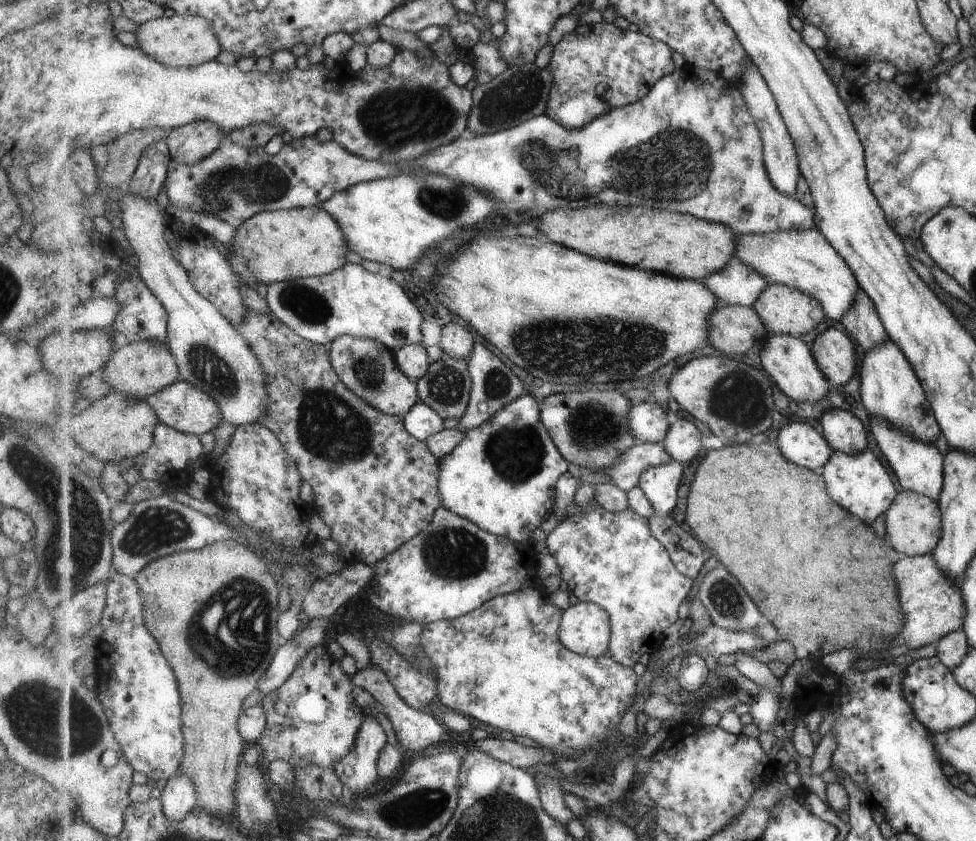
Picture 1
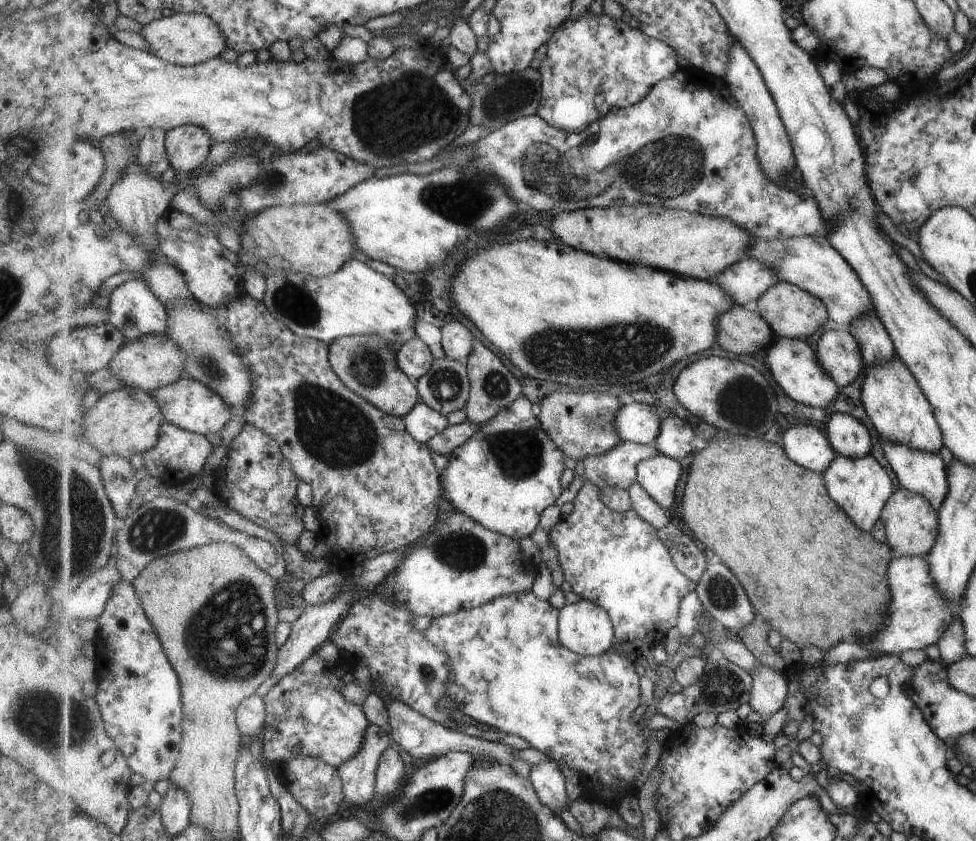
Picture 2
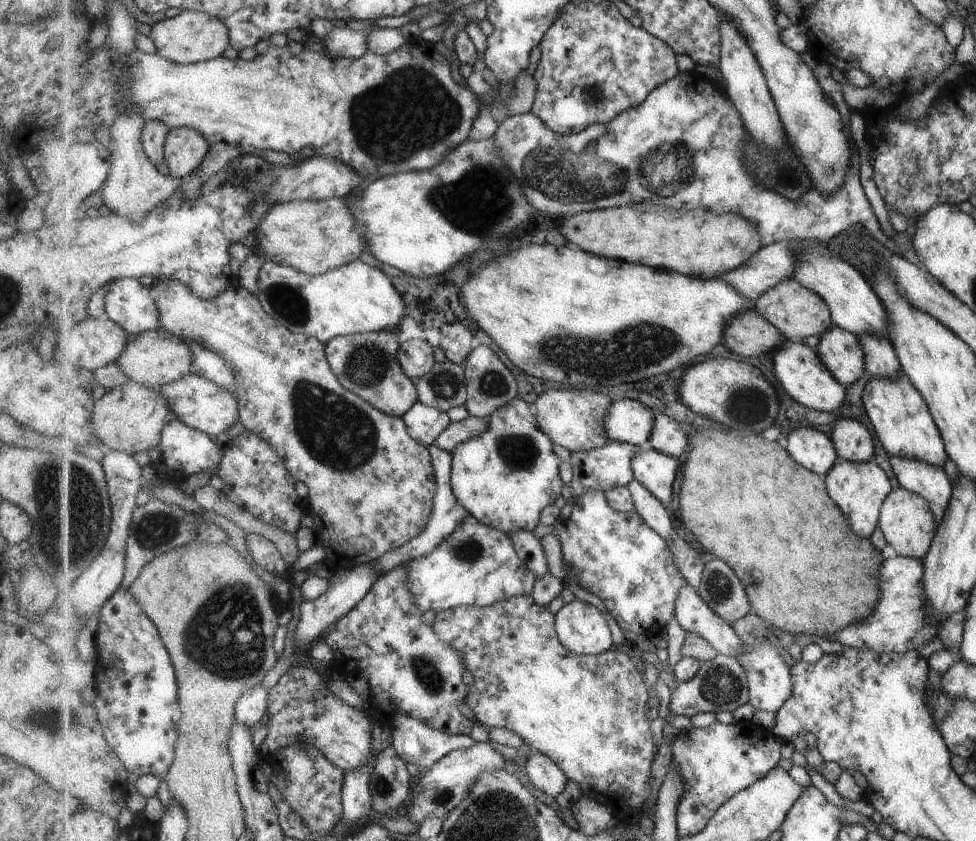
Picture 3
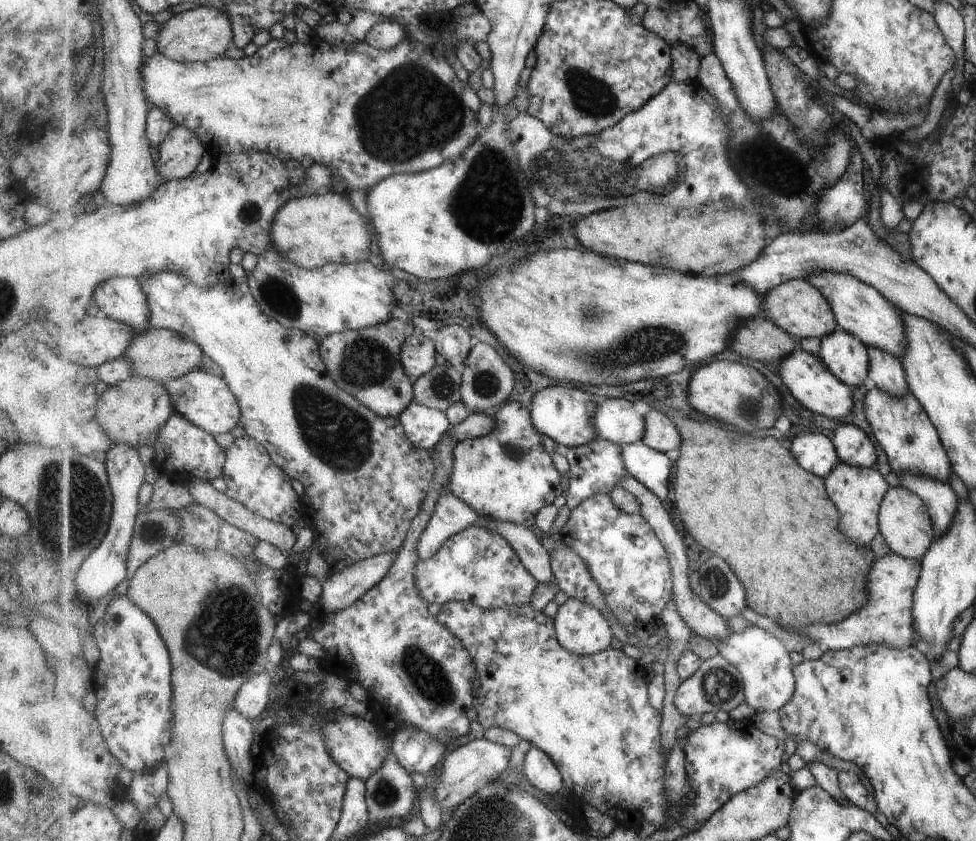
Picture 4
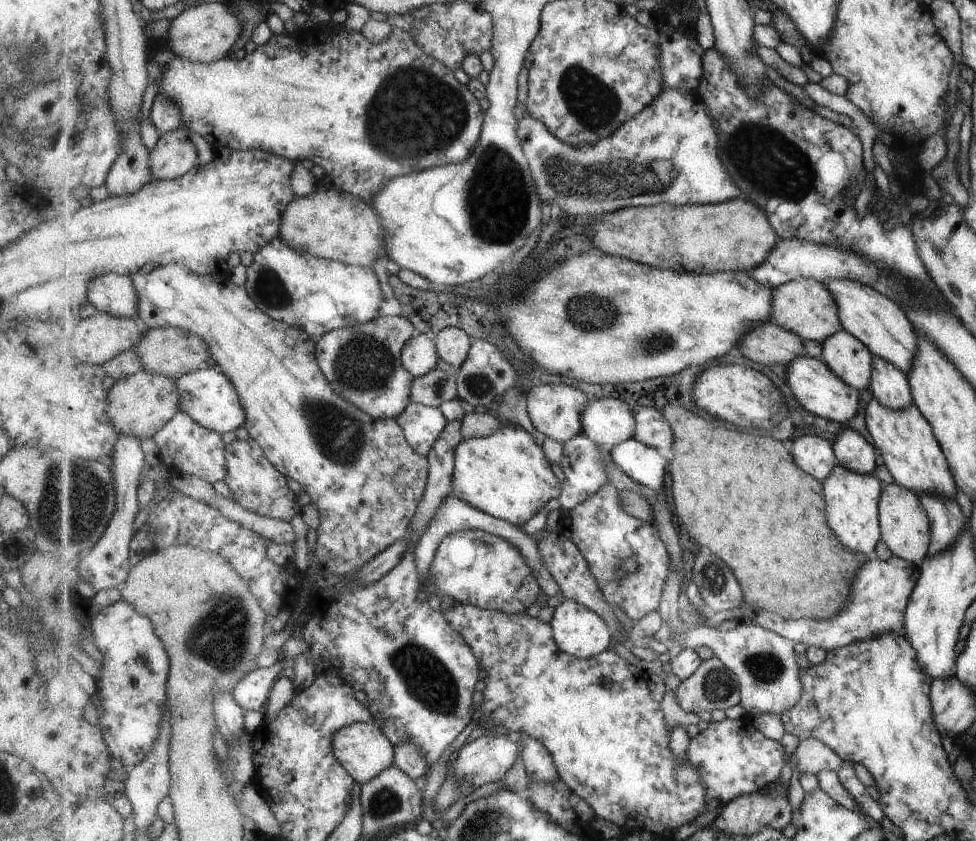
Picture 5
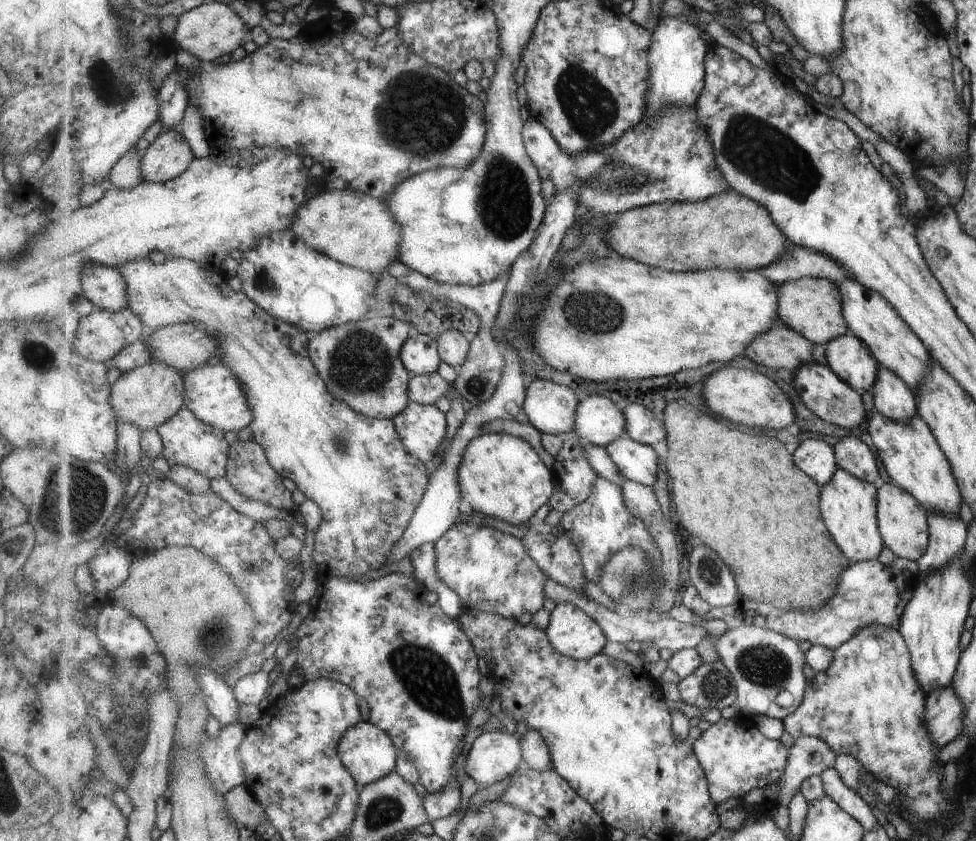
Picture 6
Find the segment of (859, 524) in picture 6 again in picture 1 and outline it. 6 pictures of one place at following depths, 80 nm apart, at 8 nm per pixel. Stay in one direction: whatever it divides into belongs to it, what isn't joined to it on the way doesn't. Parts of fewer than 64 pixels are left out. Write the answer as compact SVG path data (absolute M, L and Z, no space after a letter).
M866 447L863 452L857 454L835 451L820 473L825 477L829 494L837 500L837 504L849 508L849 512L853 512L870 526L881 512L888 510L895 496L895 486L889 474L881 466L881 462L873 456L873 452Z

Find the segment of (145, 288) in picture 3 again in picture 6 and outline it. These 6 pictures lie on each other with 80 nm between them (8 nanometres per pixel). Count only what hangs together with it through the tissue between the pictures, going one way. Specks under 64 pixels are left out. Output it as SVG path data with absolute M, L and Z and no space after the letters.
M89 265L82 276L86 307L113 312L129 308L128 282L118 269L105 265Z

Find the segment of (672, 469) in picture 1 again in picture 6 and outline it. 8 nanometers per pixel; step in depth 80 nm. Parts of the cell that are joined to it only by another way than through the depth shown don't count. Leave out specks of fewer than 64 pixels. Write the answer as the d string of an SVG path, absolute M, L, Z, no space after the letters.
M621 436L608 444L606 449L627 480L648 487L657 482L659 454L653 446L637 442L629 436Z

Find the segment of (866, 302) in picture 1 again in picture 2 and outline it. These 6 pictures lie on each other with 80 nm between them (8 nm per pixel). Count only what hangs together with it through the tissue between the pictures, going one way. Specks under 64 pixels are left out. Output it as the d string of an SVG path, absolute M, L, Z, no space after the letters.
M873 311L855 319L849 326L849 332L860 341L865 369L893 358L895 346Z

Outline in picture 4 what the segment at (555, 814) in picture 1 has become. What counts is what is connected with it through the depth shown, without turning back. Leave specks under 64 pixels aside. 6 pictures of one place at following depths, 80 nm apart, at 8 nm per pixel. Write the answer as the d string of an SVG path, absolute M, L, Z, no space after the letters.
M532 747L525 756L523 768L528 781L544 793L555 795L565 789L560 768L544 750Z

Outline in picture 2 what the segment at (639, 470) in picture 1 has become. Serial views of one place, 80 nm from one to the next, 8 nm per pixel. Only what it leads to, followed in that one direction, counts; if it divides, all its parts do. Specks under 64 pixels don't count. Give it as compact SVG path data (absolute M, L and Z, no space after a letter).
M625 441L600 457L586 457L577 462L575 472L584 482L593 482L599 488L619 487L629 489L637 482L638 465L645 459L661 456L660 450L651 443Z

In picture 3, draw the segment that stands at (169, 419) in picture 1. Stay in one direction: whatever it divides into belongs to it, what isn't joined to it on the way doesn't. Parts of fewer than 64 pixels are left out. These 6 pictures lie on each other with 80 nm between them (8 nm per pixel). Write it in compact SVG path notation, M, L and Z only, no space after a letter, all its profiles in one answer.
M193 372L160 387L159 392L168 400L168 406L175 418L181 419L193 428L213 434L213 436L225 432L231 424L235 424L235 421L239 420L240 408L237 396Z

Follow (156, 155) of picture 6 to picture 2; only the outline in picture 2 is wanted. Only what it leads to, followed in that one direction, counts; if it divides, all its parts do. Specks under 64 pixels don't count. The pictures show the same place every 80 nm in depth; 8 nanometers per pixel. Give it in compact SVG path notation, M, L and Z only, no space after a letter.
M181 125L166 131L166 147L173 172L197 171L207 160L214 143L212 134L199 125Z

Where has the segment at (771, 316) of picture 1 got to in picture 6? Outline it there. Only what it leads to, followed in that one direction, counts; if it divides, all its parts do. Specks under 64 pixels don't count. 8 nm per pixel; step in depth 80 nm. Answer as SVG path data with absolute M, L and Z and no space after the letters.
M803 277L778 285L780 303L779 321L806 336L812 343L828 344L835 337L851 332L842 312L842 294L833 280Z

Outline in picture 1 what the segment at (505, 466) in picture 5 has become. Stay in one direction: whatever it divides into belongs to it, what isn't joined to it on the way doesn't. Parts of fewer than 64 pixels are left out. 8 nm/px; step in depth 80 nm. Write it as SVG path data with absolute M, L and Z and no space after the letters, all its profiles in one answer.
M525 392L480 427L468 430L460 445L440 459L443 506L497 536L527 541L552 512L558 480L569 470L569 461L549 434L541 409Z

